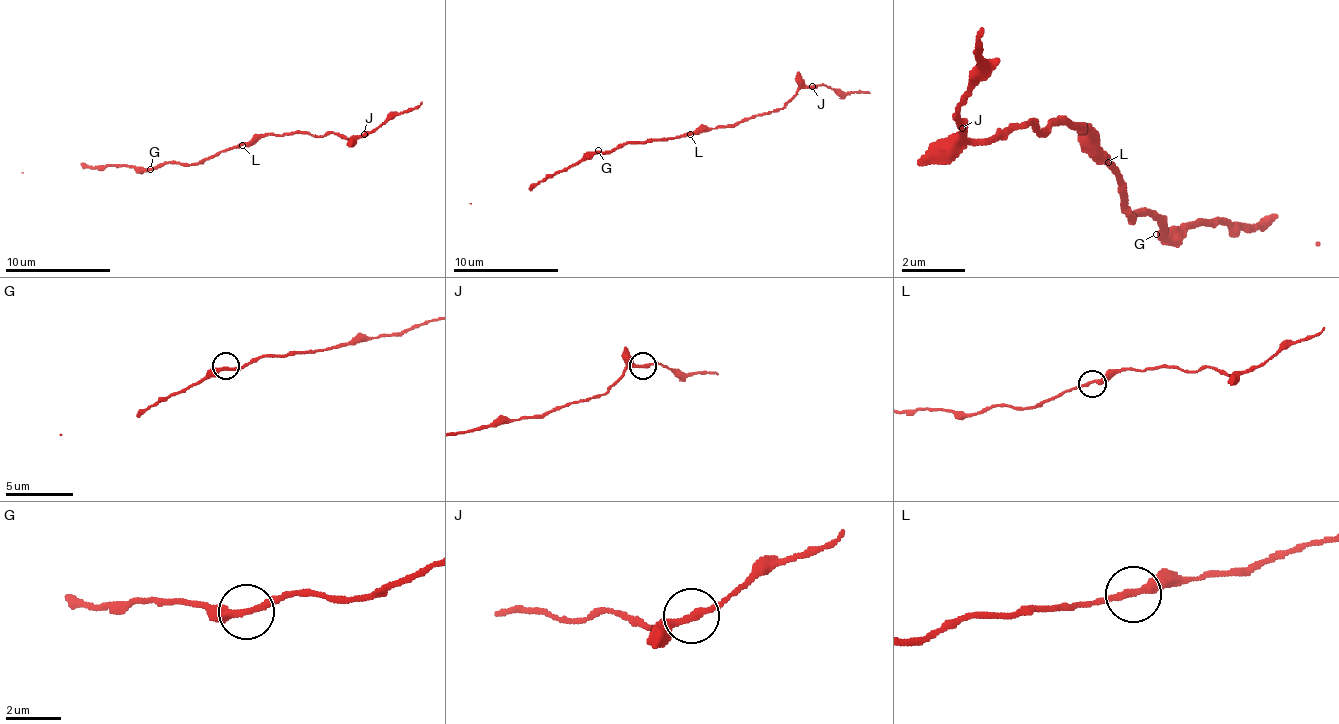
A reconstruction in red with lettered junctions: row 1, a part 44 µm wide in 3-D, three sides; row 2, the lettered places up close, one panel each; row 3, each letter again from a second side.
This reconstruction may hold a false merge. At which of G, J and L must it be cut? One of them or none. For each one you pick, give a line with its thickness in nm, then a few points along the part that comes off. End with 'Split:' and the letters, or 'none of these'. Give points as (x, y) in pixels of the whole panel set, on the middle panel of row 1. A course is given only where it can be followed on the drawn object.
Split: none of these

